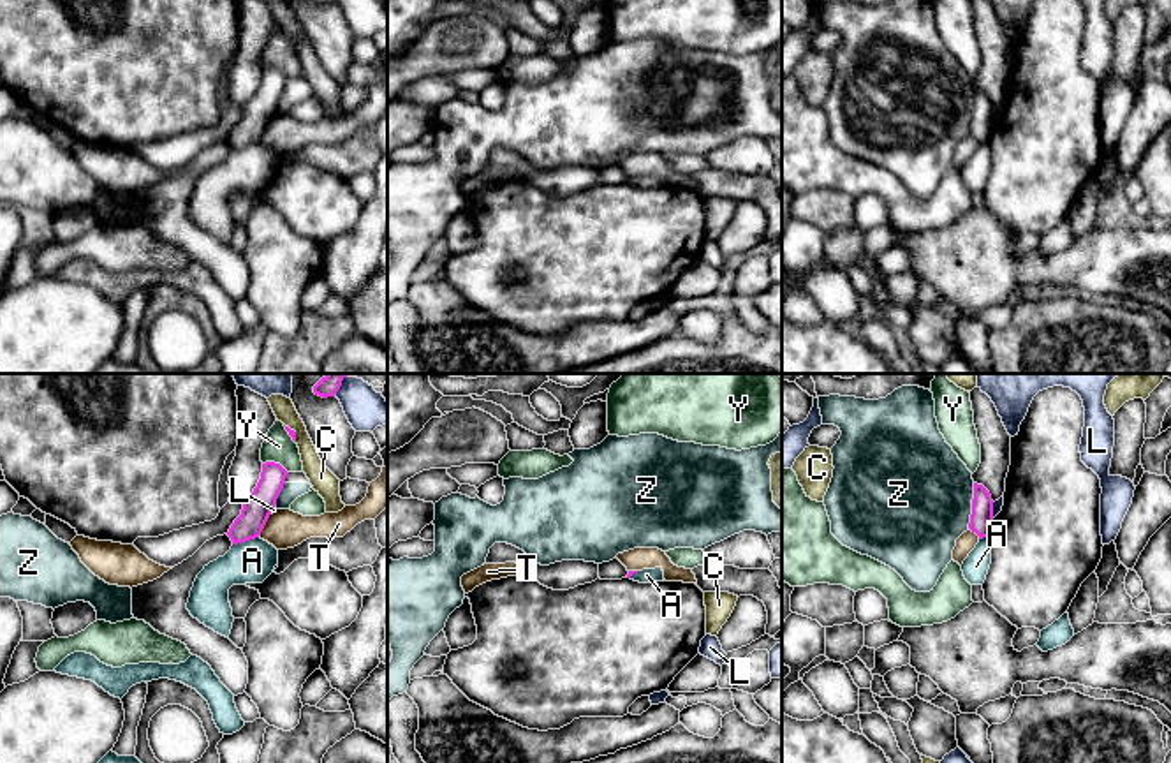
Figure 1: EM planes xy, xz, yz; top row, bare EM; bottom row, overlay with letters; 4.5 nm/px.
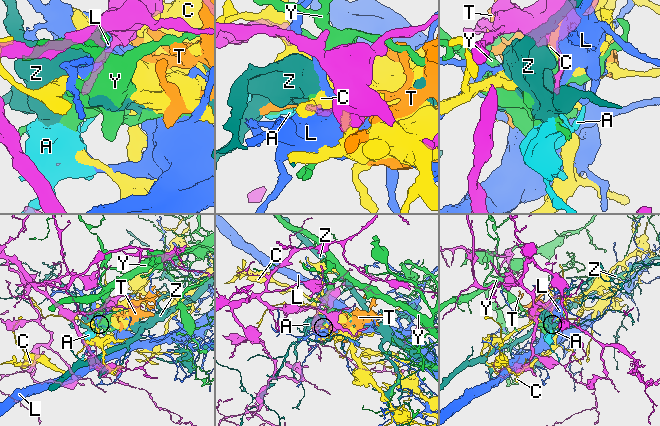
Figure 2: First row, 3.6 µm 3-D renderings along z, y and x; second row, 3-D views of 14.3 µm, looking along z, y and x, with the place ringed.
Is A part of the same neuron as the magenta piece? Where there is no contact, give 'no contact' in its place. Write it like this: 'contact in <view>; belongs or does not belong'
contact in xy; does not belong

